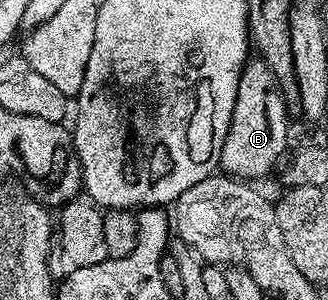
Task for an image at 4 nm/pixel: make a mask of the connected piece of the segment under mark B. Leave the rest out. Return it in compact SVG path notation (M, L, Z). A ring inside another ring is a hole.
M263 62L245 64L244 71L240 73L238 102L231 105L229 131L224 136L224 145L220 147L219 167L238 178L266 175L279 162L288 144L288 118L285 111L282 93L271 70Z

